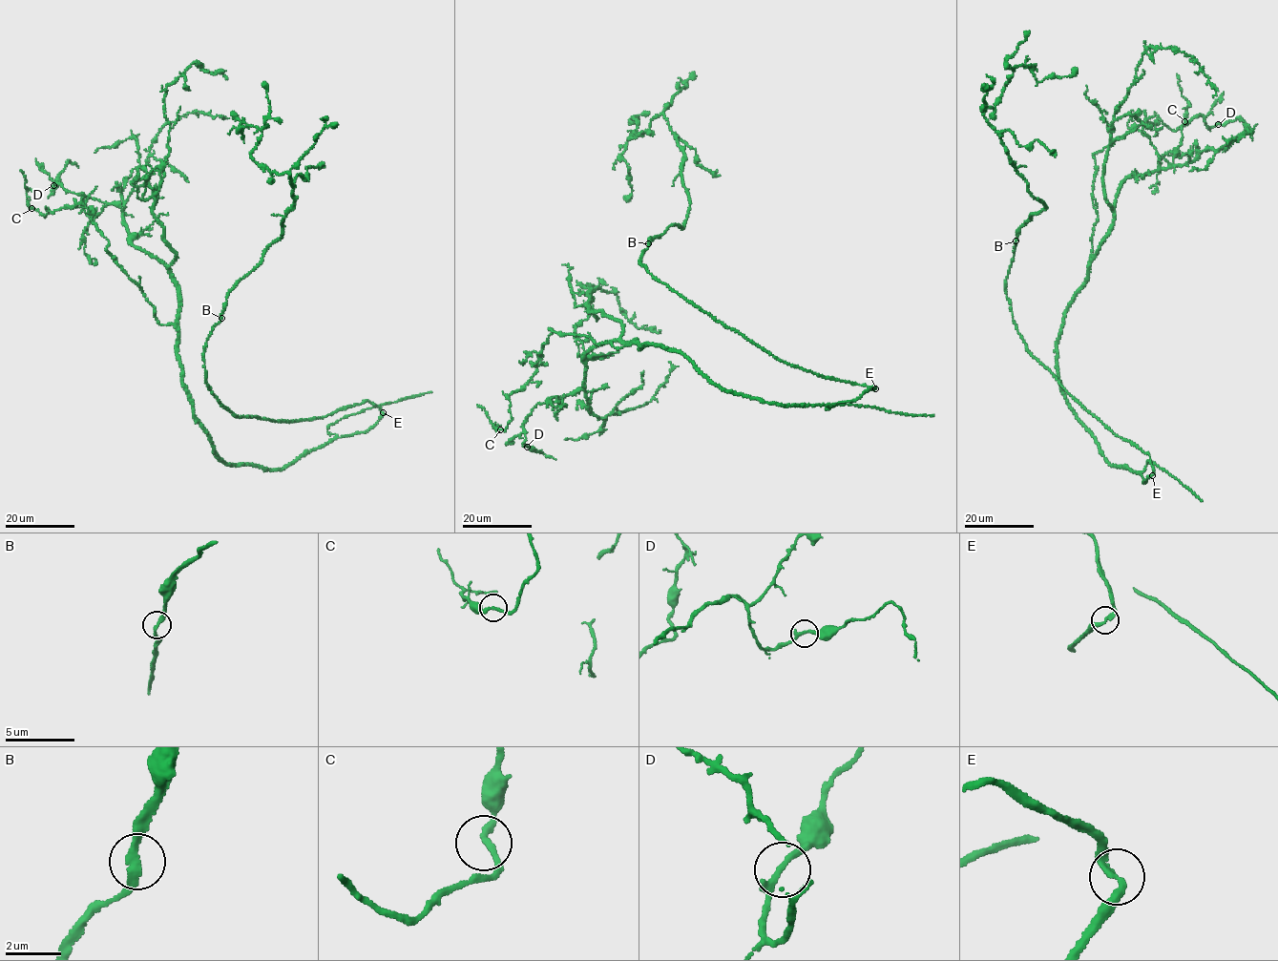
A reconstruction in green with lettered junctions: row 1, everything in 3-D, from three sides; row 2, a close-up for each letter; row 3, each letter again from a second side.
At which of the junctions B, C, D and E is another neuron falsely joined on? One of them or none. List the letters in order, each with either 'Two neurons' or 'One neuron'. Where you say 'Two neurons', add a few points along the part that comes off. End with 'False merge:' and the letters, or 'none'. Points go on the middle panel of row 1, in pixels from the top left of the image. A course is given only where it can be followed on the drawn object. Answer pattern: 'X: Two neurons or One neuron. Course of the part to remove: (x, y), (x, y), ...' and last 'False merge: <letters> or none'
B: One neuron
C: One neuron
D: One neuron
E: One neuron
False merge: none

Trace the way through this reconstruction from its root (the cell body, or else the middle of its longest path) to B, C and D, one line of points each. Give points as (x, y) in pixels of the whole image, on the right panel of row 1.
B: (1150, 477), (1154, 471), (1148, 453), (1116, 434), (1027, 350), (1014, 321), (1006, 294), (1006, 278), (1015, 240)
C: (1150, 477), (1106, 460), (1063, 394), (1057, 349), (1091, 260), (1094, 155), (1141, 123), (1184, 121)
D: (1150, 477), (1110, 464), (1072, 409), (1058, 334), (1123, 181), (1171, 165), (1192, 118), (1218, 124)

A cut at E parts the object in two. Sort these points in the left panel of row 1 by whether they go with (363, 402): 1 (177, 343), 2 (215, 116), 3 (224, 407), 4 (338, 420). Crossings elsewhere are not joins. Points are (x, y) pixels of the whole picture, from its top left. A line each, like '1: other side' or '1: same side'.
1: other side
2: other side
3: same side
4: other side

